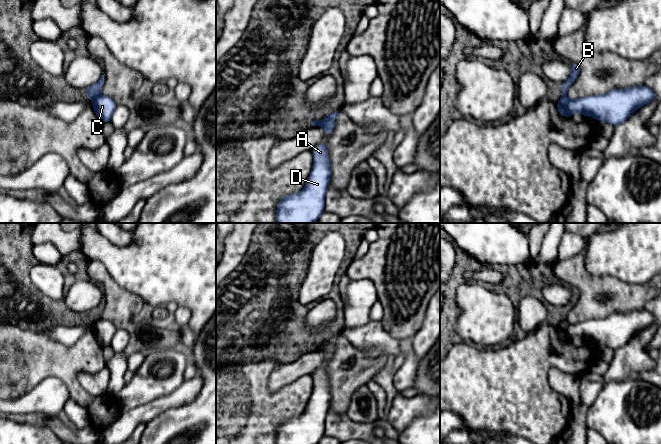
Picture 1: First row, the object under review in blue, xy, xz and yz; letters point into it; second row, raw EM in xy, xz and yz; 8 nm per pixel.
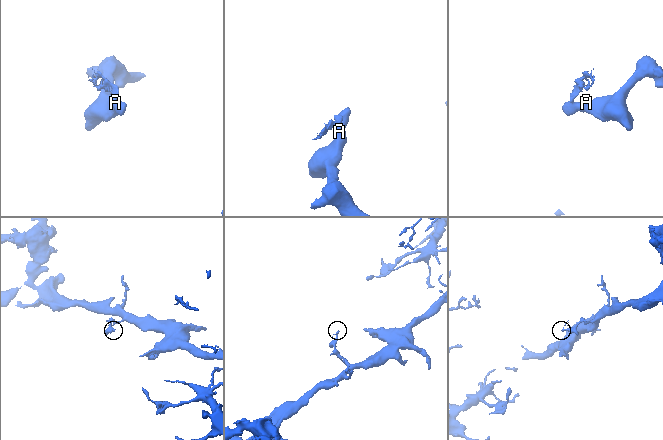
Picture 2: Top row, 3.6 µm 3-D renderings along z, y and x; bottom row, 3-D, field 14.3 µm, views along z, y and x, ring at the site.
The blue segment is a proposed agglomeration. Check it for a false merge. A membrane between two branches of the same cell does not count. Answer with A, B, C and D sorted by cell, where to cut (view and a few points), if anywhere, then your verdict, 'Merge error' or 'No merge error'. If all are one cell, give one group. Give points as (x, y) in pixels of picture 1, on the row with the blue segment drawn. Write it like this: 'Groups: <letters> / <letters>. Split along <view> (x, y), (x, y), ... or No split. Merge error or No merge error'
Groups: A C D / B. Split along xy (99, 94), (92, 99). Merge error

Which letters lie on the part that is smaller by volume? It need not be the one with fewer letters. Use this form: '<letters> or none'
B

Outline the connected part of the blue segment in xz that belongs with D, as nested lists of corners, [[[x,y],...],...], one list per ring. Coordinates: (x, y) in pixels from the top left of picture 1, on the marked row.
[[[321,142],[312,155],[313,168],[303,190],[278,202],[277,223],[314,223],[324,212],[331,175],[326,143]]]

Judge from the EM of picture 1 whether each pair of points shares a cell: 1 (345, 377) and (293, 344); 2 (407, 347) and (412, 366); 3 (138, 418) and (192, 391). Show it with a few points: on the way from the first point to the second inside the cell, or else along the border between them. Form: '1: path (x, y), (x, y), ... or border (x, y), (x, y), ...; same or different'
1: border (306, 351), (293, 361), (285, 363); different
2: path (408, 352), (411, 361); same
3: path (151, 410), (179, 397); same

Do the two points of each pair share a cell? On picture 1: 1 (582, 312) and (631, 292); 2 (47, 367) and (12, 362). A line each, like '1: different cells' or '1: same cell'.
1: same cell
2: same cell

